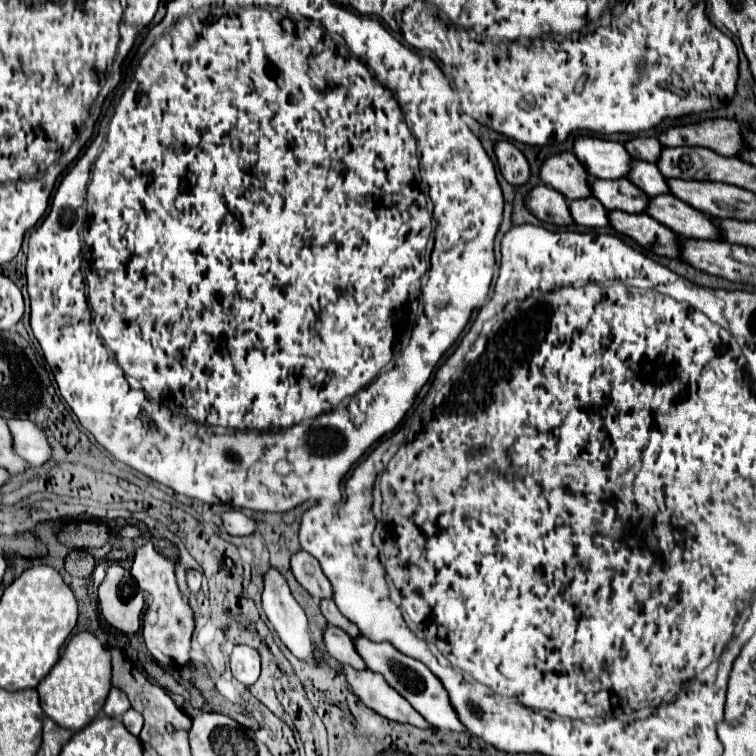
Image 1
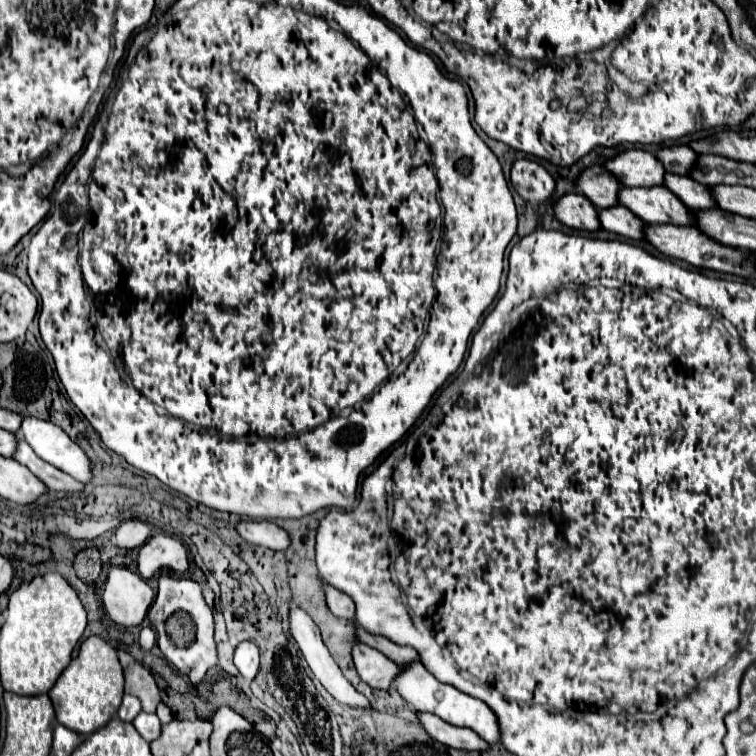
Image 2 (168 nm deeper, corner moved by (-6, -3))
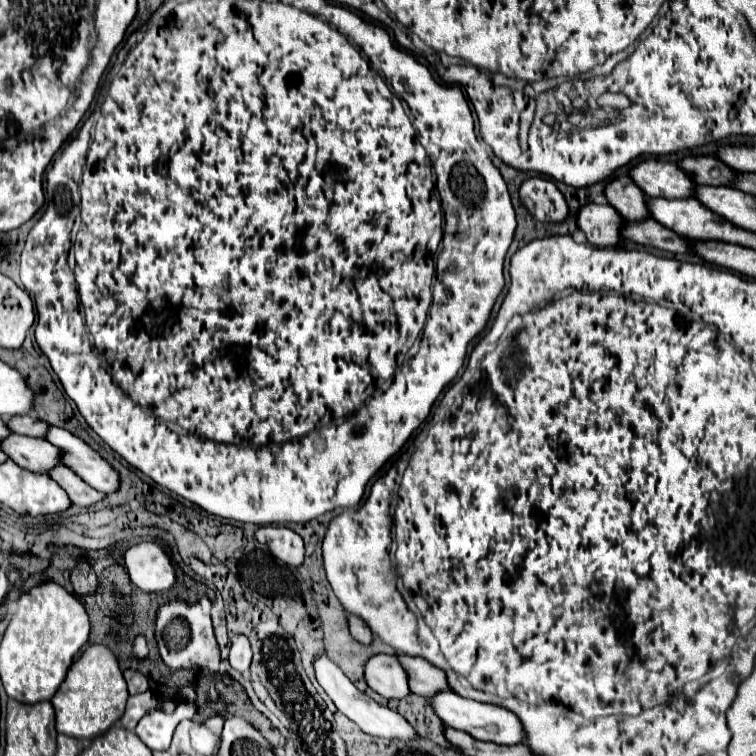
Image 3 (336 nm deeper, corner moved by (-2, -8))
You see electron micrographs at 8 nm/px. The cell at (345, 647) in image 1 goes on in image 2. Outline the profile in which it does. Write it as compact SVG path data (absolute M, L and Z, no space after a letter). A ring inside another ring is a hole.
M355 643L353 661L361 681L375 689L389 689L397 679L399 665L387 659L381 651L367 647L365 643Z

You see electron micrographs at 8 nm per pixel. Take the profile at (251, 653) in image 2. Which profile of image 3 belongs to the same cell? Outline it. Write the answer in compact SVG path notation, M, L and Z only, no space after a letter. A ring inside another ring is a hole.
M237 636L235 640L233 640L233 644L231 644L231 654L229 654L229 662L231 662L231 666L237 670L237 672L241 672L241 674L245 674L247 670L249 670L249 666L251 666L251 644L249 644L249 640L245 638L245 636Z

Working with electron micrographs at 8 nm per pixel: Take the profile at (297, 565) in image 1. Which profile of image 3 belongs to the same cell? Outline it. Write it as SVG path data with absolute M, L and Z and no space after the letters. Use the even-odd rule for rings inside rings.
M347 614L347 622L349 622L349 632L351 632L351 636L355 640L359 640L361 644L371 644L373 634L371 634L371 630L367 628L367 624L359 616Z

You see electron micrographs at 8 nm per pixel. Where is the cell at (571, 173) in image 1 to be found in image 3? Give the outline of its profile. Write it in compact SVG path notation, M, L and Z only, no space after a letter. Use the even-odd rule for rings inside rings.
M617 176L603 190L607 202L619 212L625 222L643 220L649 216L645 206L645 194L633 184L629 176Z

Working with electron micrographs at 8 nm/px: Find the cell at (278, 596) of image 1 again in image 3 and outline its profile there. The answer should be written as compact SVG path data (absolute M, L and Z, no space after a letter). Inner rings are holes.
M319 654L313 662L315 668L315 676L317 682L321 684L321 688L327 692L327 696L333 700L333 704L337 706L337 710L341 714L345 714L349 720L353 720L363 732L371 734L371 736L379 736L379 738L415 738L415 730L411 728L411 724L407 724L407 720L403 720L403 716L399 716L397 712L391 712L391 708L377 704L373 698L369 698L367 694L359 692L353 682L331 662L331 658L327 654Z

